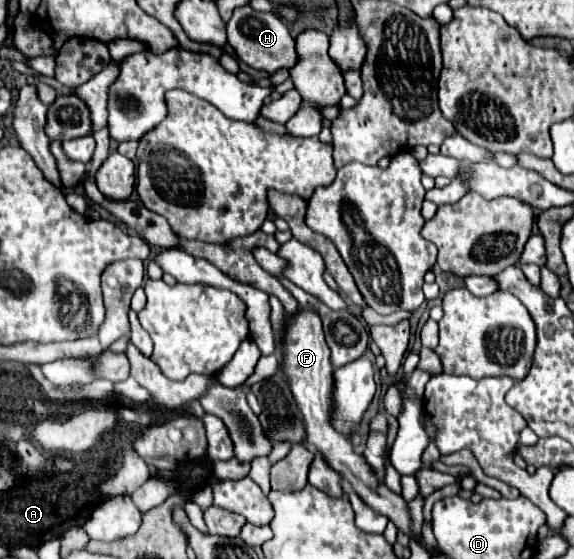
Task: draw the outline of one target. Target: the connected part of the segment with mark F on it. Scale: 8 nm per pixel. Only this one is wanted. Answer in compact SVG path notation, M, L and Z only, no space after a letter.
M303 310L287 320L287 330L285 330L285 340L283 340L283 370L289 378L291 392L299 404L301 416L305 420L305 430L307 430L307 442L317 446L317 450L325 456L329 466L339 472L345 480L353 484L353 490L369 504L373 510L385 514L389 520L395 522L395 526L403 532L409 534L409 512L407 504L401 496L393 494L383 482L379 482L365 462L361 454L353 452L351 440L347 440L343 434L335 432L329 424L329 410L331 410L331 390L333 390L333 366L329 362L329 348L323 336L321 328L321 318L311 312Z

